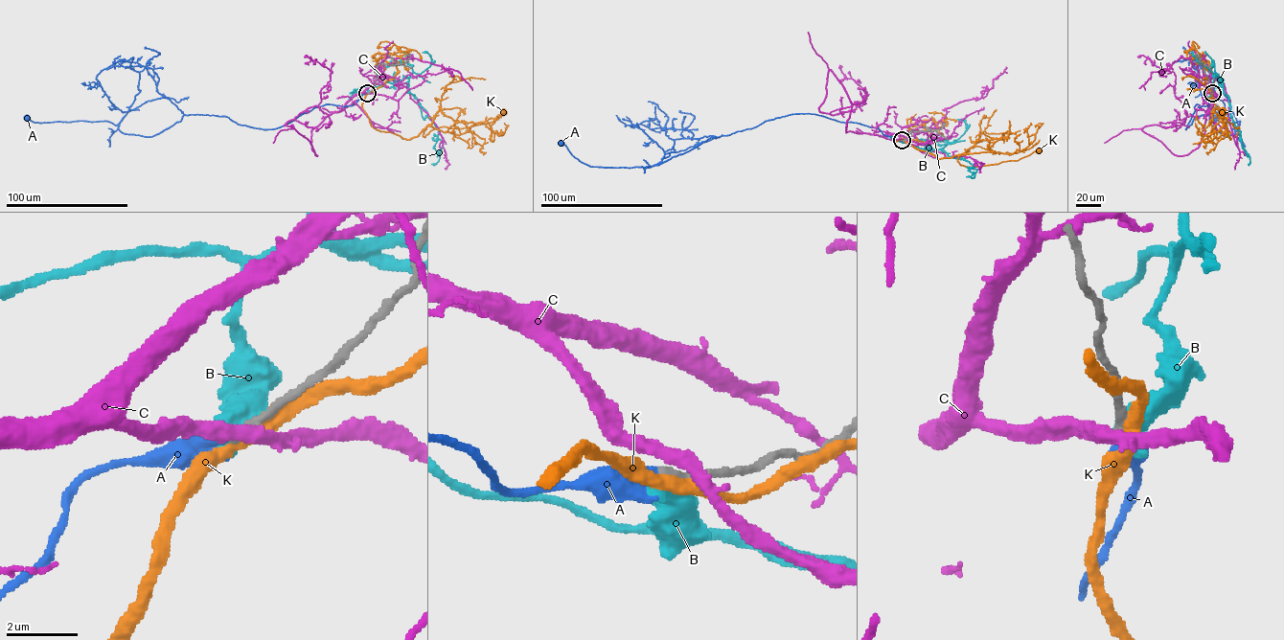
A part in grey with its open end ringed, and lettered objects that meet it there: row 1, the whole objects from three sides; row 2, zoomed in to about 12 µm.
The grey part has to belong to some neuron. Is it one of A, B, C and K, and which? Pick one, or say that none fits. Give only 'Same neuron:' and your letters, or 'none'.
Same neuron: A

